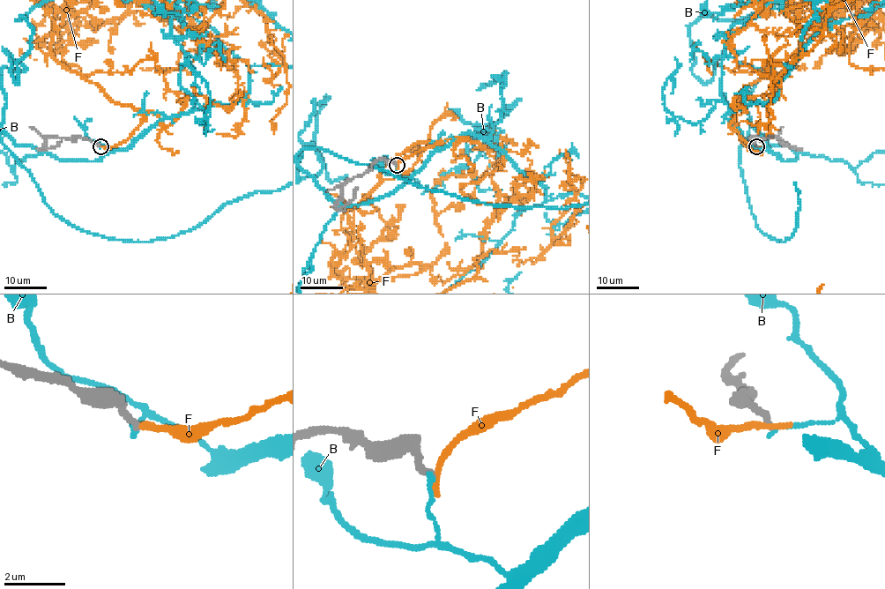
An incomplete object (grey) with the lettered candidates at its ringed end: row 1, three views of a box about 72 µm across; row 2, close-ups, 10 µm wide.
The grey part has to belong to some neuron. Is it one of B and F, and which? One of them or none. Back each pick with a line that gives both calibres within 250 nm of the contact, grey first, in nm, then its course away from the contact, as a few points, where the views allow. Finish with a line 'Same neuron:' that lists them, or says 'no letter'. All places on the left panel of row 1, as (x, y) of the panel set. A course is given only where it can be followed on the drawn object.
Same neuron: no letter

